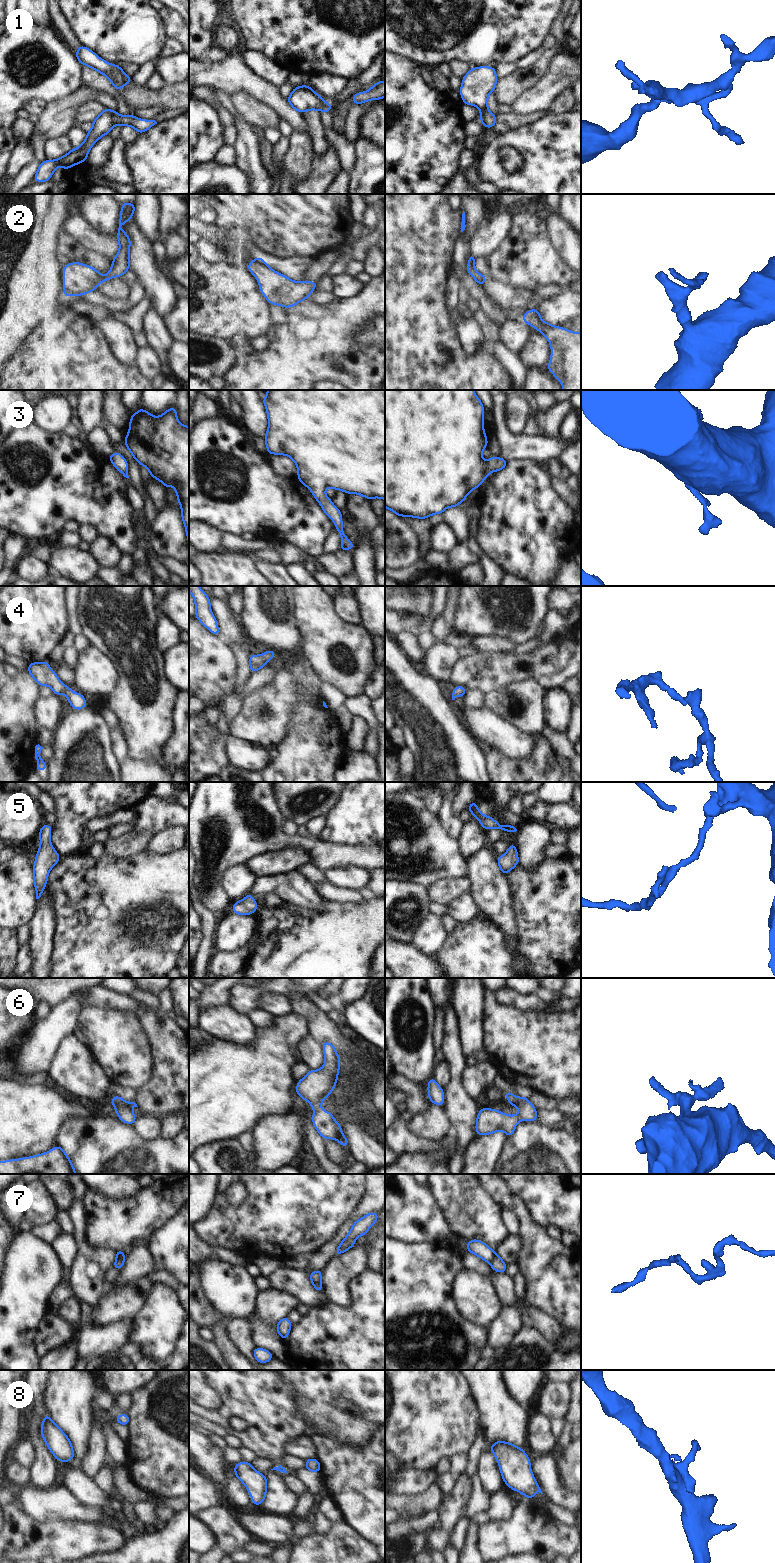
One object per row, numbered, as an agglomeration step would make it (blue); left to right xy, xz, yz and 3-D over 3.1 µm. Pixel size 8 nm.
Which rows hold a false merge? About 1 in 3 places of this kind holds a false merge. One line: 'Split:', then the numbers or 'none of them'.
Split: 7, 8

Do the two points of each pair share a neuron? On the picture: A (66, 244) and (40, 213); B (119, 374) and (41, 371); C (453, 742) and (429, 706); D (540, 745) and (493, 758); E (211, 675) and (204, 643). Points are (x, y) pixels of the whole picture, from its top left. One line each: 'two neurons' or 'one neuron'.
A: two neurons
B: one neuron
C: one neuron
D: one neuron
E: one neuron

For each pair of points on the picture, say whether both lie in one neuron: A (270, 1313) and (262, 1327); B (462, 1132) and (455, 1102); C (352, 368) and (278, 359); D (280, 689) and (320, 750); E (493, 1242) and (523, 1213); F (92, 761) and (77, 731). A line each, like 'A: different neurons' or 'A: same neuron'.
A: different neurons
B: same neuron
C: same neuron
D: different neurons
E: different neurons
F: same neuron

